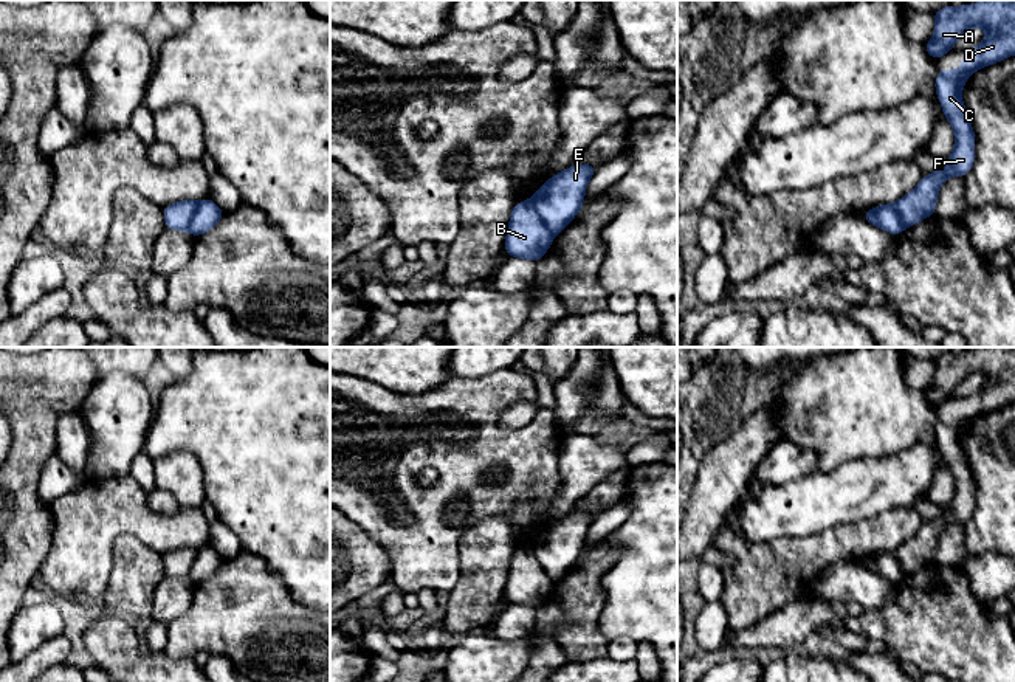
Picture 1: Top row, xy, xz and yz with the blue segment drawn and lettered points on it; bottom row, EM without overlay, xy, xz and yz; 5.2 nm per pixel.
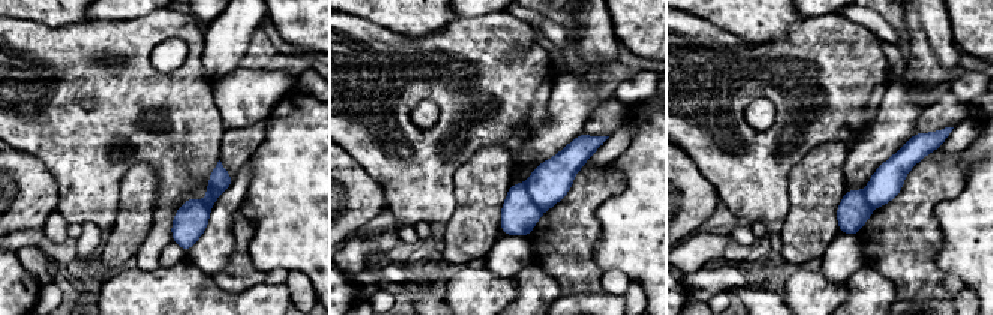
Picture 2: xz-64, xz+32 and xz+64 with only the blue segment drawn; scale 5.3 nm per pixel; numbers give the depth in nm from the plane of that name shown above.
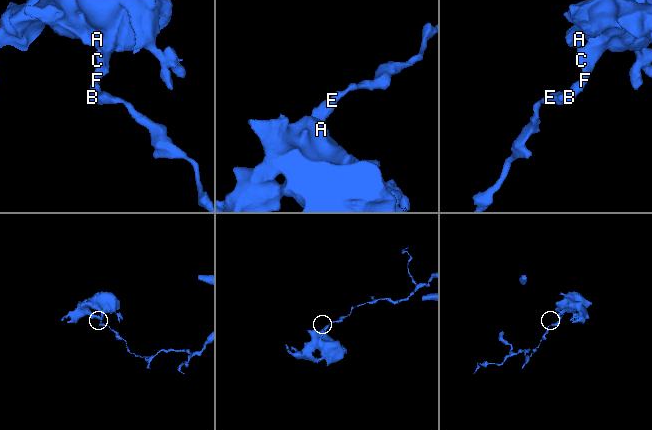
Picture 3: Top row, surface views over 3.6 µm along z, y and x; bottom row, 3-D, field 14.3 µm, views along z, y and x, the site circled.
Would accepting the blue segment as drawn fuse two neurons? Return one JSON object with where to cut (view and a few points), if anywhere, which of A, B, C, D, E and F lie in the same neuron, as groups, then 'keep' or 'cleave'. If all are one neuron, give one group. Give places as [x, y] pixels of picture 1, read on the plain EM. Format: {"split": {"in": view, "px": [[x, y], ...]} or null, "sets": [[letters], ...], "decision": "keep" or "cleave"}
{"split": {"in": "xz", "px": [[529, 547], [553, 582]]}, "sets": [["A", "B", "C", "D", "F"], ["E"]], "decision": "cleave"}

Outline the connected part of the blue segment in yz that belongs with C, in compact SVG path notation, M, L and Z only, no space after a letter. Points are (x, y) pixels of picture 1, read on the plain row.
M984 347L975 352L944 353L934 364L934 384L924 391L933 406L951 398L953 391L975 374L987 378L986 386L969 395L961 417L938 417L934 429L947 468L955 476L955 496L944 515L922 524L914 538L897 547L893 555L903 575L936 561L936 546L945 525L965 524L975 508L975 480L961 448L967 425L981 414L1015 401L1015 347Z

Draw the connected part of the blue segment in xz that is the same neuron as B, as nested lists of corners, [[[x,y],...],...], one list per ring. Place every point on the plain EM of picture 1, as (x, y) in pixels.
[[[530,547],[518,549],[507,575],[505,600],[510,604],[538,609],[545,603],[553,583]]]

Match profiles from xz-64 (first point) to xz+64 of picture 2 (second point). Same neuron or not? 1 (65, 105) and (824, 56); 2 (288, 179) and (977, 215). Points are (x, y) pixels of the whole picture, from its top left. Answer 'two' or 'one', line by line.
1: one
2: one

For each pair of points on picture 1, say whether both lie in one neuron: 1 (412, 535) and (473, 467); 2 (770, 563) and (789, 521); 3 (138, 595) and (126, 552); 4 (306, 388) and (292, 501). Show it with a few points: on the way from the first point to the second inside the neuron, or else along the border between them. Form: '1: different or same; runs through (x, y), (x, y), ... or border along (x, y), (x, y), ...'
1: same; runs through (430, 518), (437, 510), (440, 501), (457, 484)
2: different; border along (818, 532), (809, 537), (777, 537), (747, 543)
3: same; runs through (134, 585), (134, 563)
4: same; runs through (292, 416), (292, 473)

